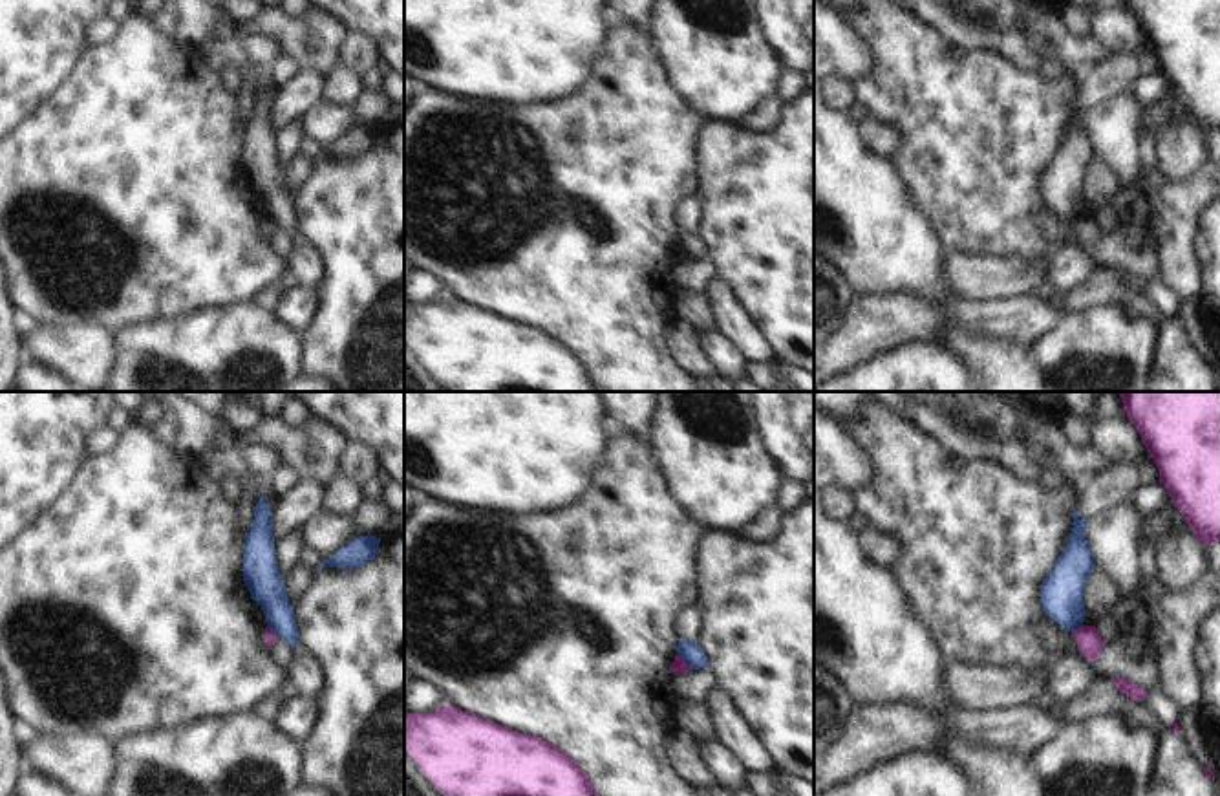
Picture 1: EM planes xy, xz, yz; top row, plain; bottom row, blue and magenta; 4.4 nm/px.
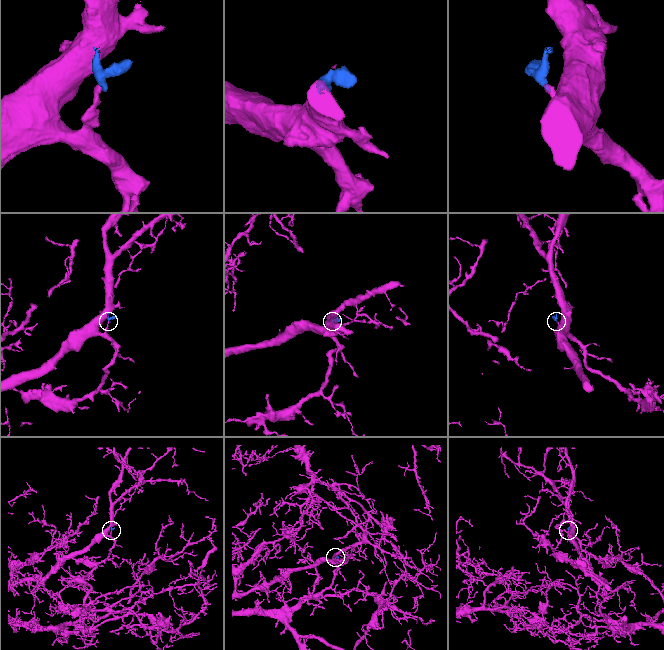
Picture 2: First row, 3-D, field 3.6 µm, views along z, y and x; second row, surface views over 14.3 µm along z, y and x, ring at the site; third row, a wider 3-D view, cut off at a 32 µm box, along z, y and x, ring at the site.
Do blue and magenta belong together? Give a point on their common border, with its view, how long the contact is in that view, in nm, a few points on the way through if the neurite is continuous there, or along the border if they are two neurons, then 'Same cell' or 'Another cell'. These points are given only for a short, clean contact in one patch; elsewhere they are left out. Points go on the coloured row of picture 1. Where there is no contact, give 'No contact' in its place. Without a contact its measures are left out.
Touches blue at xz (684, 659). Shared border 100 nm. Boundary: xz (677, 654), (692, 668). Another cell

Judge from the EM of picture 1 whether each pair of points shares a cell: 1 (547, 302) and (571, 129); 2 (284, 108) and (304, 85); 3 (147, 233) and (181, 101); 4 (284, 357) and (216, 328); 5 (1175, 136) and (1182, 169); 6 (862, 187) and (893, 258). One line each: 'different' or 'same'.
1: same
2: same
3: same
4: same
5: same
6: same

